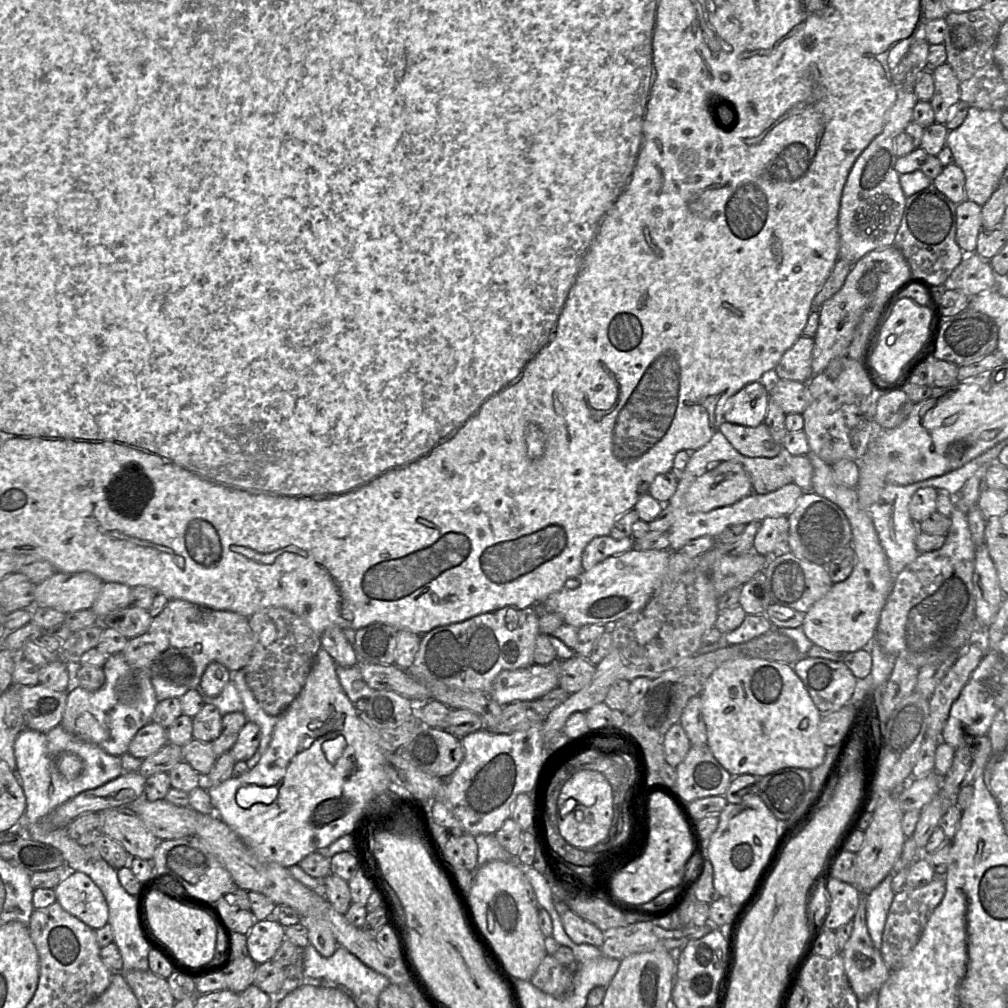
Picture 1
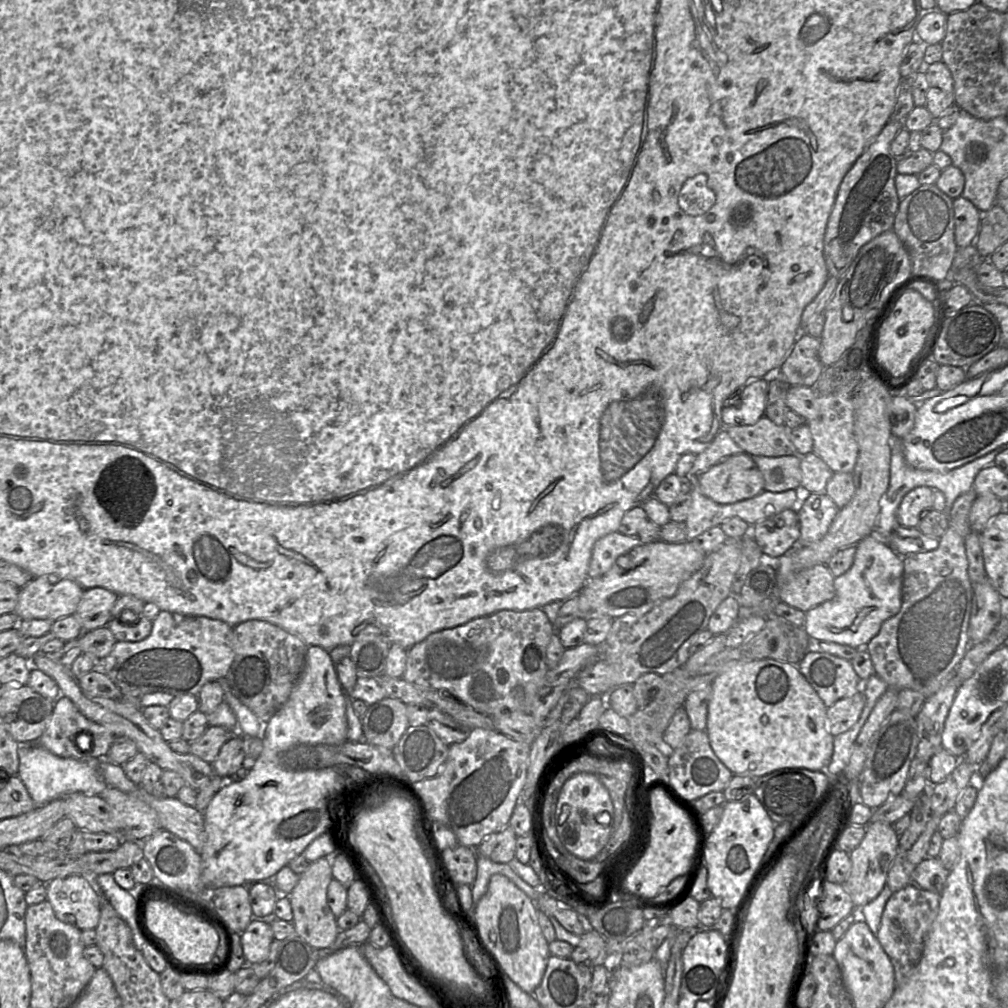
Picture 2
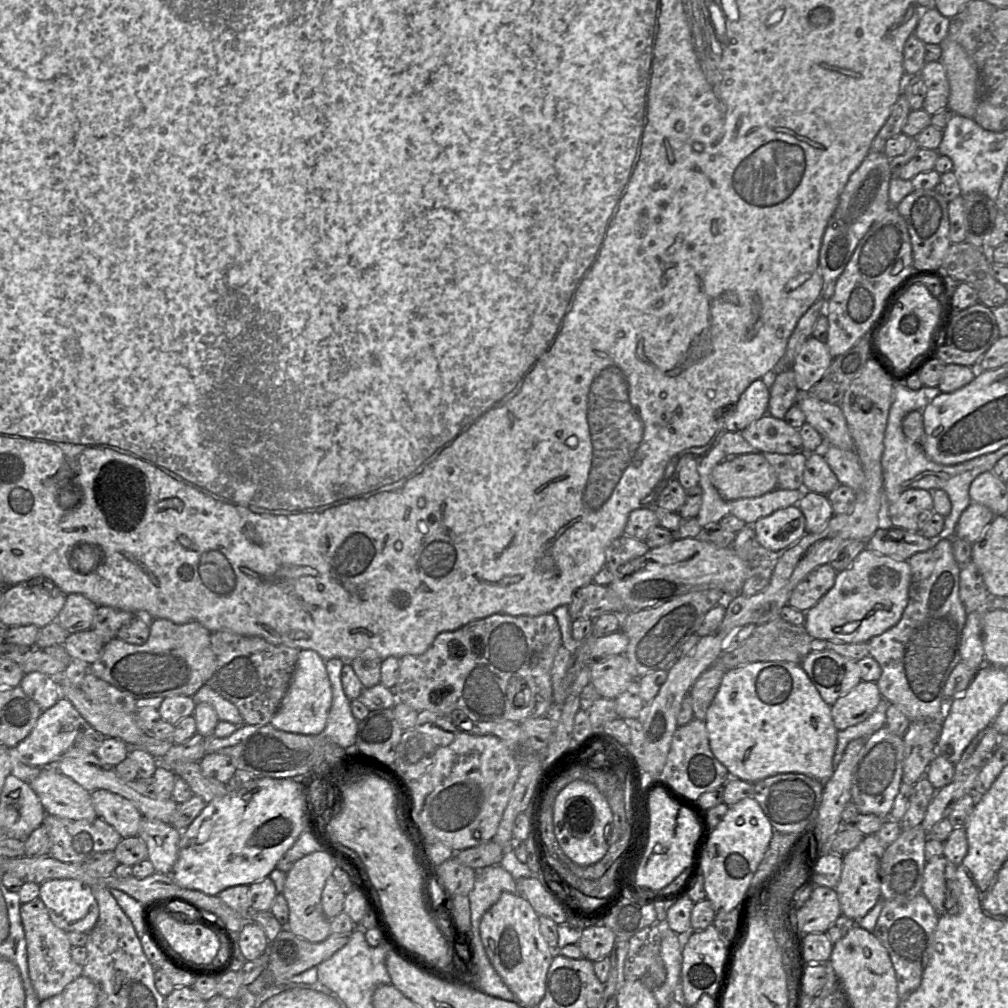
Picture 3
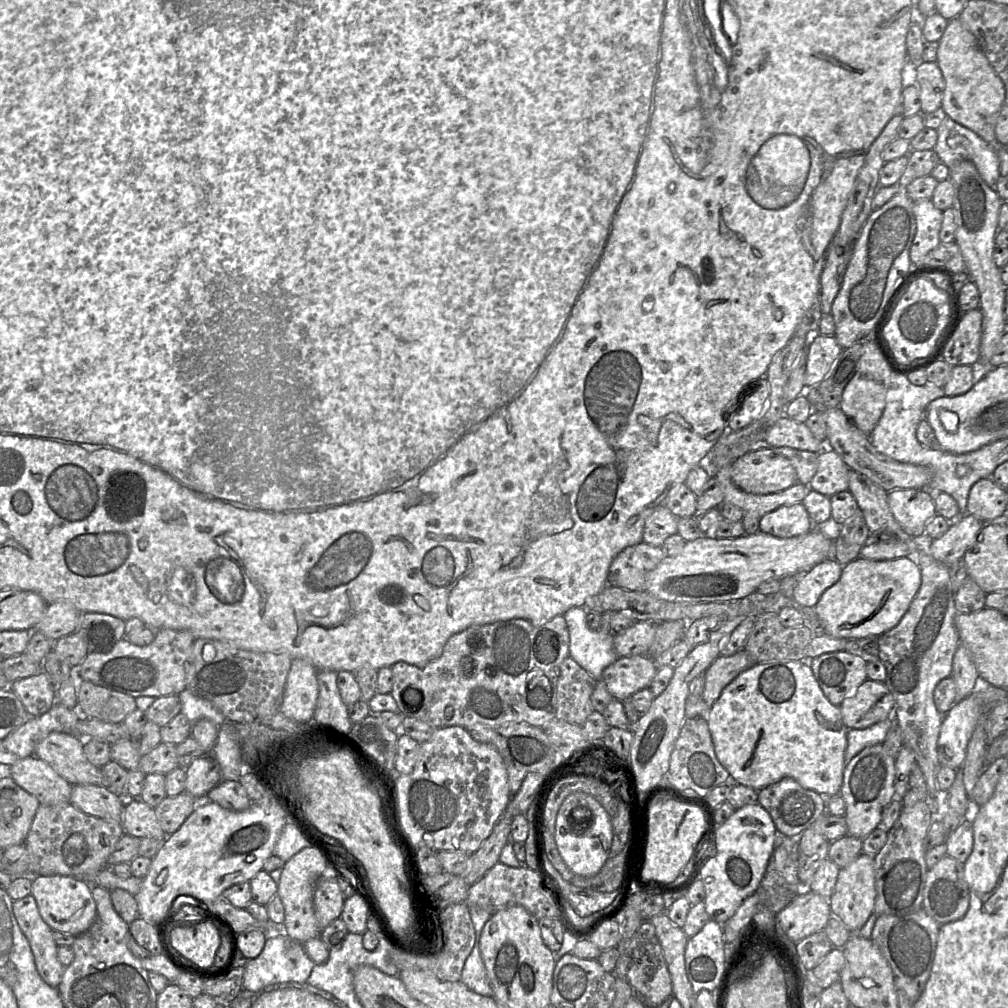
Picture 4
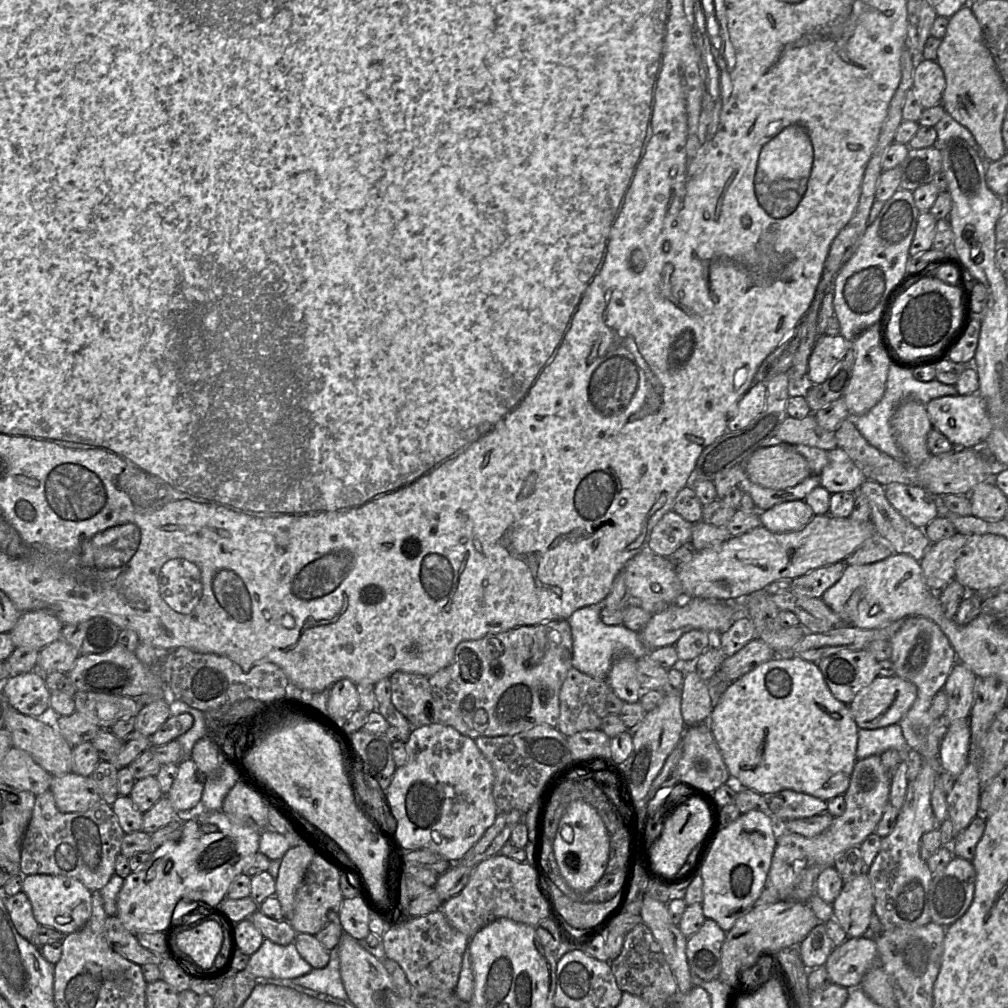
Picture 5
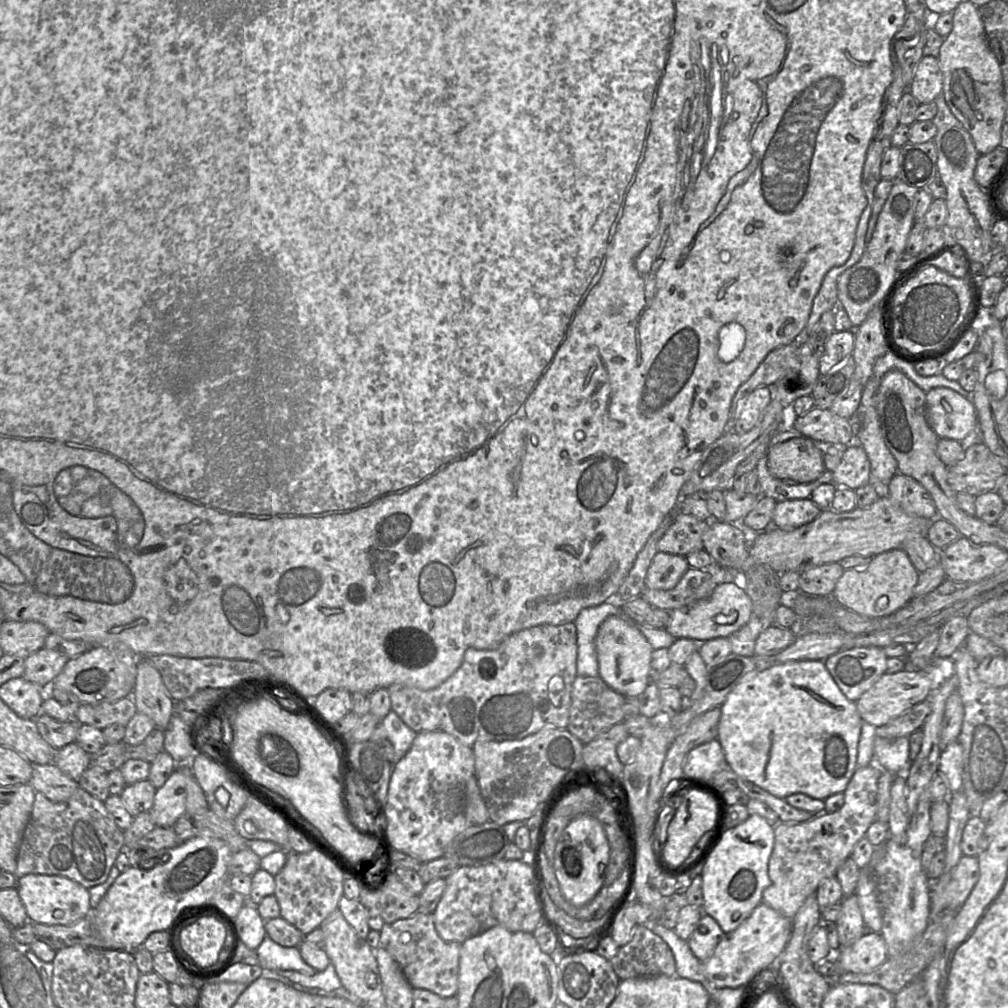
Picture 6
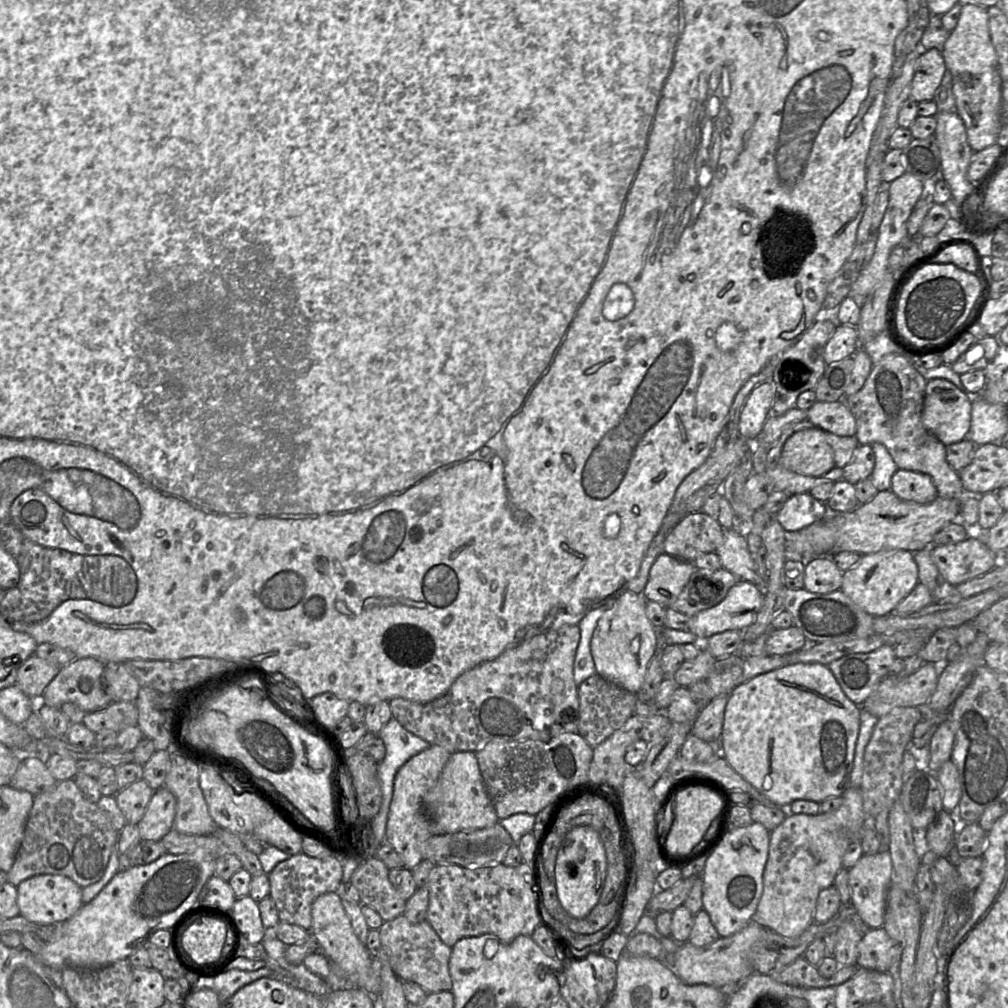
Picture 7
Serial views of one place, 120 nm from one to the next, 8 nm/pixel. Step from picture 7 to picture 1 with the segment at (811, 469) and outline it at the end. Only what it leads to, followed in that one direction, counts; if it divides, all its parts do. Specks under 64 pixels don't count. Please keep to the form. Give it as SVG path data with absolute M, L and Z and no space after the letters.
M737 461L721 462L698 477L685 493L685 505L691 513L706 513L730 506L753 493L745 467Z

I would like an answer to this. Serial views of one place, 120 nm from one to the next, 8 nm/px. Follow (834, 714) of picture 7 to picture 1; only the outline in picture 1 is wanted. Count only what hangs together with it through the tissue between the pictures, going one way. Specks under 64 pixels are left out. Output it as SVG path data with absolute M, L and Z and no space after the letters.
M737 658L727 661L714 670L700 697L707 745L716 760L732 776L765 776L785 767L812 770L824 761L827 746L819 734L822 713L793 665L761 658Z

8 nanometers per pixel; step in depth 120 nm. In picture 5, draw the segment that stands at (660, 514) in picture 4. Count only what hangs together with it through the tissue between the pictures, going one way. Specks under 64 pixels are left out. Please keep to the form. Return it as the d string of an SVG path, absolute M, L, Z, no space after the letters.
M671 510L652 529L647 548L657 555L670 557L679 547L691 541L692 528L692 523Z

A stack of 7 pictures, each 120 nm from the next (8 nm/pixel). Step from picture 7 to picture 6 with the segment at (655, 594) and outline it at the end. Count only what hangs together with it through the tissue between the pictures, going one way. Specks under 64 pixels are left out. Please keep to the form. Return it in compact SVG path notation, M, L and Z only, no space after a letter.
M658 551L647 571L646 587L655 590L671 590L689 567L684 556Z

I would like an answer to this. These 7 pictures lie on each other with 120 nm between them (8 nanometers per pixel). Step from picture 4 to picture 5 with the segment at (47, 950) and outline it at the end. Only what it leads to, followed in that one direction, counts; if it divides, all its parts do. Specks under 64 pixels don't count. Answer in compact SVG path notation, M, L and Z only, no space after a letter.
M21 891L5 897L5 906L17 932L32 943L34 932L39 924L34 918L28 896Z

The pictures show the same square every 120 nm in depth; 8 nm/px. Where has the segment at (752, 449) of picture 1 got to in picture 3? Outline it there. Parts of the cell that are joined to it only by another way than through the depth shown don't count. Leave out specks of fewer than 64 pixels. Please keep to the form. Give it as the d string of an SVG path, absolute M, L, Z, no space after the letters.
M765 414L740 432L743 438L760 453L797 454L805 453L799 429L788 425L784 419Z

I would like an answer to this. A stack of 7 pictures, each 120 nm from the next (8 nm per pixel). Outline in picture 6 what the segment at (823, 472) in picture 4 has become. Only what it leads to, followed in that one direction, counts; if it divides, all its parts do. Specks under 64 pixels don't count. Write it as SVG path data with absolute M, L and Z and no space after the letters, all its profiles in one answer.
M857 442L847 446L842 459L833 471L833 482L837 487L852 490L870 482L870 462L865 450Z

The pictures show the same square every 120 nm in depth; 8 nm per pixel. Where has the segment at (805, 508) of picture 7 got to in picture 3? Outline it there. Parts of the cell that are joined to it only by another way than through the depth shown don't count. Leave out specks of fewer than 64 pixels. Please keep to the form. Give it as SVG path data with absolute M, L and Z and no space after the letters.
M792 505L760 518L753 528L760 546L771 555L779 555L806 534L806 520L798 505Z

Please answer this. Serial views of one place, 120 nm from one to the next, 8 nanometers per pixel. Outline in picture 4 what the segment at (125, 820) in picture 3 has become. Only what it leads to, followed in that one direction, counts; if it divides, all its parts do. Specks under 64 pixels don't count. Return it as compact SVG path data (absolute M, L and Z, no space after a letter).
M74 785L70 803L85 814L121 822L122 825L124 799L104 786Z

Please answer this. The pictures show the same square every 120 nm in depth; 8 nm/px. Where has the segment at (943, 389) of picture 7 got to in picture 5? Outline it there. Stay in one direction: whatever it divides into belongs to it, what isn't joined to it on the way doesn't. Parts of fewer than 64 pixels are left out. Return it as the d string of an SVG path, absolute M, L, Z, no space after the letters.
M978 393L935 398L926 404L926 410L932 427L945 435L955 448L978 447L985 443L992 430L985 401Z

